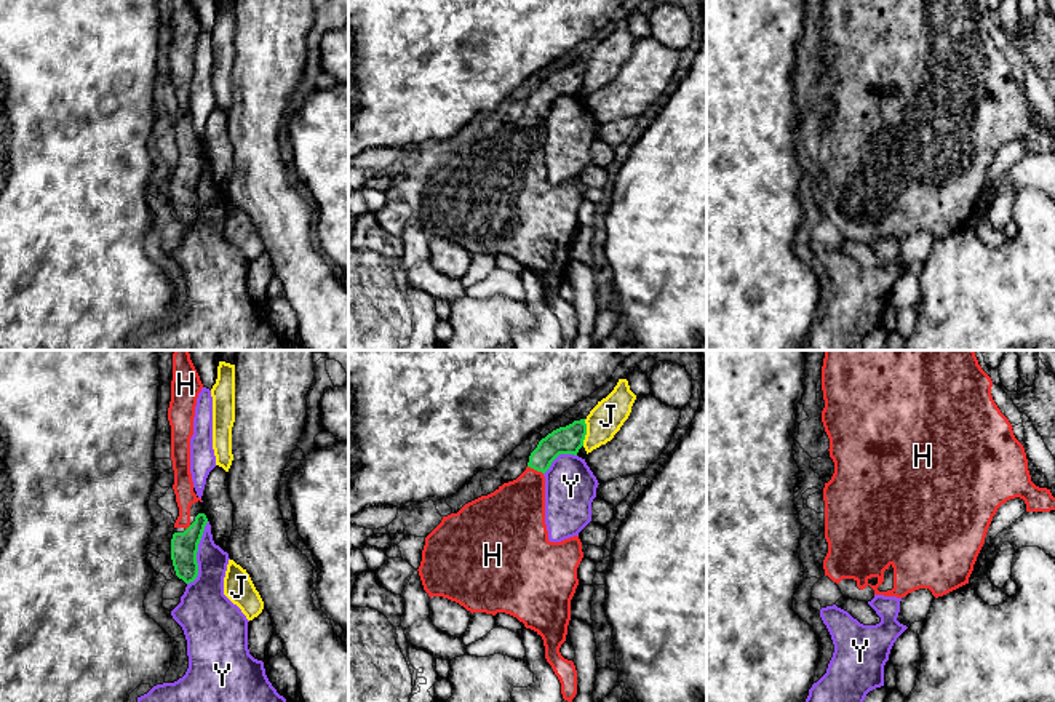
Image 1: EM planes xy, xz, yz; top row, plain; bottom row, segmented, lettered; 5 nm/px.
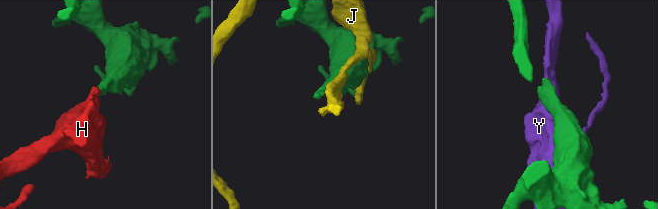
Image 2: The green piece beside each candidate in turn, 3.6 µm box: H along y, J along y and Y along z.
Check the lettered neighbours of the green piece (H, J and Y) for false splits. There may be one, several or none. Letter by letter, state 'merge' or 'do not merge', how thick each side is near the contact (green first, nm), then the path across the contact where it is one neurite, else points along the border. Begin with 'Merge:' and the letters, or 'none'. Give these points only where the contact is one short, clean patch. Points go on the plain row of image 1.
Merge: H
H: merge; calibres 140 and 300 nm; way xz (566, 82), (561, 82), (536, 111), (515, 155)
J: do not merge; calibres 140 and 170 nm
Y: do not merge; calibres 140 and 220 nm

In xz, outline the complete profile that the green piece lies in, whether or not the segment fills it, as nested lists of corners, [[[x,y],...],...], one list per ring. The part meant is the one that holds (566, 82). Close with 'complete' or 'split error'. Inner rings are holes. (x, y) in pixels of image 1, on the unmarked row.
[[[585,61],[559,69],[542,80],[531,94],[526,112],[494,134],[443,158],[425,179],[419,217],[428,238],[443,238],[467,253],[496,257],[505,254],[542,278],[545,301],[561,325],[569,345],[577,336],[577,312],[561,297],[571,262],[571,241],[579,227],[577,209],[583,200],[579,177],[550,184],[545,166],[545,118],[559,96],[577,98],[587,77]]]; split error

